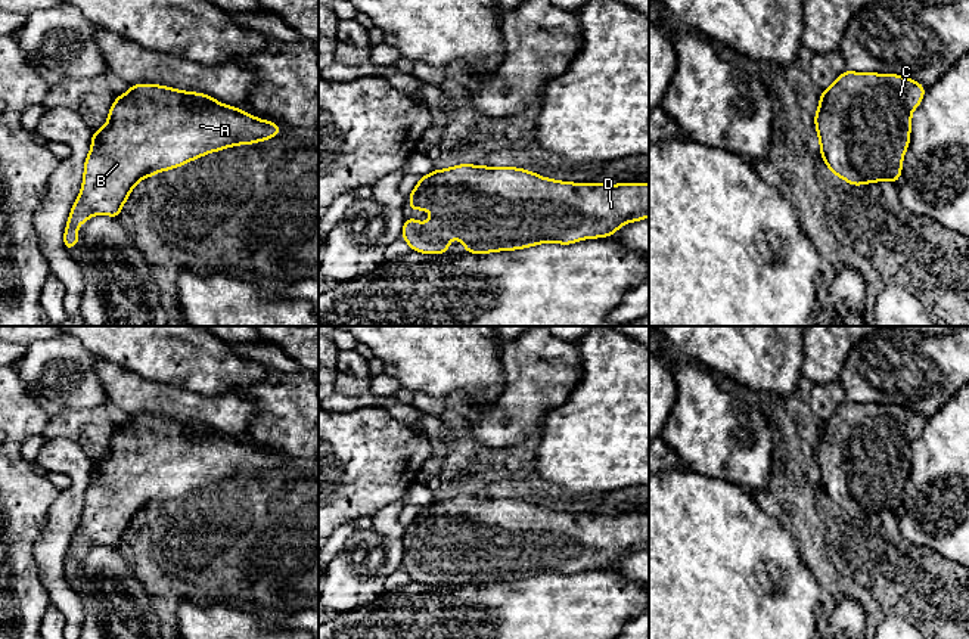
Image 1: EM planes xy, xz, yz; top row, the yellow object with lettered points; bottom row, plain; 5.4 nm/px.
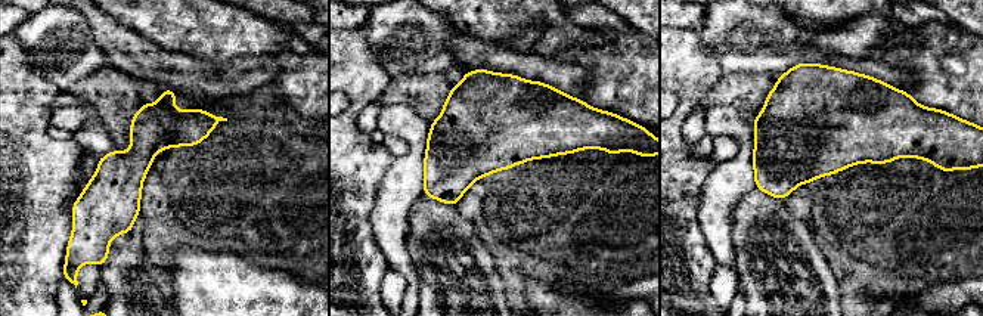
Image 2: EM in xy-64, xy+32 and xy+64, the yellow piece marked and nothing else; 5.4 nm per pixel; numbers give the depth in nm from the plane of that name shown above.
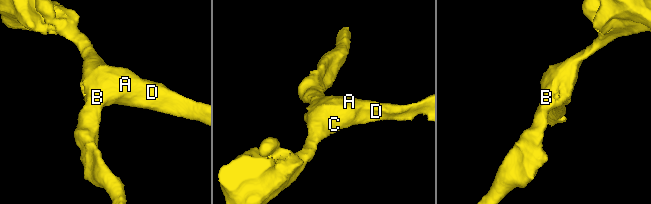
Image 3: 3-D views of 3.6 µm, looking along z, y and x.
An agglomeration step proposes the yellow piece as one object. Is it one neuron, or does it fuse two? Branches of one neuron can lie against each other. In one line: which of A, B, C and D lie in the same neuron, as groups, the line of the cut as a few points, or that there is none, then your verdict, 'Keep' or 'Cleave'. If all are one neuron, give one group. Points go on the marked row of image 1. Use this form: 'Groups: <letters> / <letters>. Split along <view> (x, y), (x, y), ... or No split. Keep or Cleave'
Groups: A B C D. No split. Keep

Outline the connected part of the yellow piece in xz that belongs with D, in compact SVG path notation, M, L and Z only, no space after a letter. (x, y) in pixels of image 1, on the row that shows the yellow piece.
M460 164L445 170L434 170L422 176L409 195L410 210L428 210L431 221L417 223L404 218L401 238L411 251L423 254L447 254L454 236L469 254L524 249L544 242L569 245L583 239L612 236L621 226L649 217L649 183L569 183L541 177L532 171L513 167L482 167Z

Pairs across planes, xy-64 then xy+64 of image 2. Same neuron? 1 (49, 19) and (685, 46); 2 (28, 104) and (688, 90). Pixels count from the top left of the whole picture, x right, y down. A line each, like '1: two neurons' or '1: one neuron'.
1: two neurons
2: one neuron

